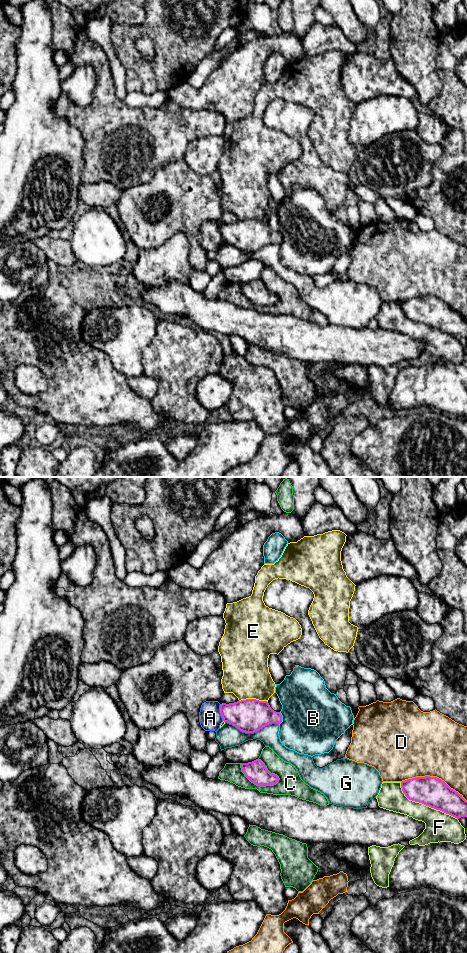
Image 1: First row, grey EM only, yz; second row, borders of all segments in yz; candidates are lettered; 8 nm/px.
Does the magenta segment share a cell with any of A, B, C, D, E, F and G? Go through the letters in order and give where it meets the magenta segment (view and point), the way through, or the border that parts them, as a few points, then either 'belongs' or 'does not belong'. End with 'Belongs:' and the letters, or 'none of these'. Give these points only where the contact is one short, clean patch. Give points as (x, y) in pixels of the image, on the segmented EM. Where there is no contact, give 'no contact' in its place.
A: yz (220, 712) | along yz (220, 704), (220, 715), (223, 720) | does not belong
B: yz (281, 718) | does not belong
C: yz (256, 784) | does not belong
D: yz (434, 777) | does not belong
E: yz (253, 699) | does not belong
F: yz (425, 804) | does not belong
G: yz (252, 732) | does not belong
Belongs: none of these

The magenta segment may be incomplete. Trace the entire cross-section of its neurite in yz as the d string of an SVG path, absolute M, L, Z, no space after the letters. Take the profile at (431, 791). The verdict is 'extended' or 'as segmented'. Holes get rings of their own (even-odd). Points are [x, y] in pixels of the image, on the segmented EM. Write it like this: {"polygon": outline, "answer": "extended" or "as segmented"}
{"polygon": "M416 777L401 782L405 796L457 819L467 817L467 801L437 777Z", "answer": "as segmented"}

